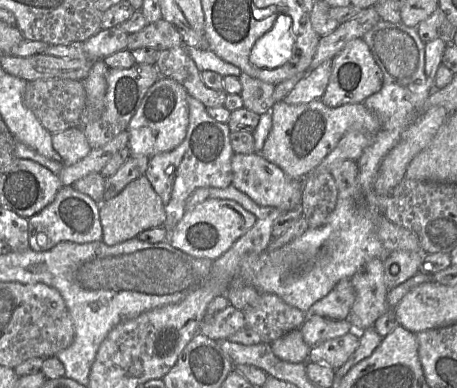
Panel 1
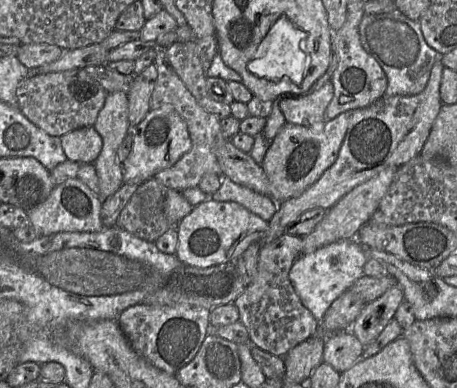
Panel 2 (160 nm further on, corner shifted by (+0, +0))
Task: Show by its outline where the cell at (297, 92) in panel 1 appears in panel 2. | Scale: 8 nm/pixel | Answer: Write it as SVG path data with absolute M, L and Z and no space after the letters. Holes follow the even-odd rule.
M329 81L304 97L283 97L280 108L287 123L319 128L327 120L325 111L333 96L334 87Z

